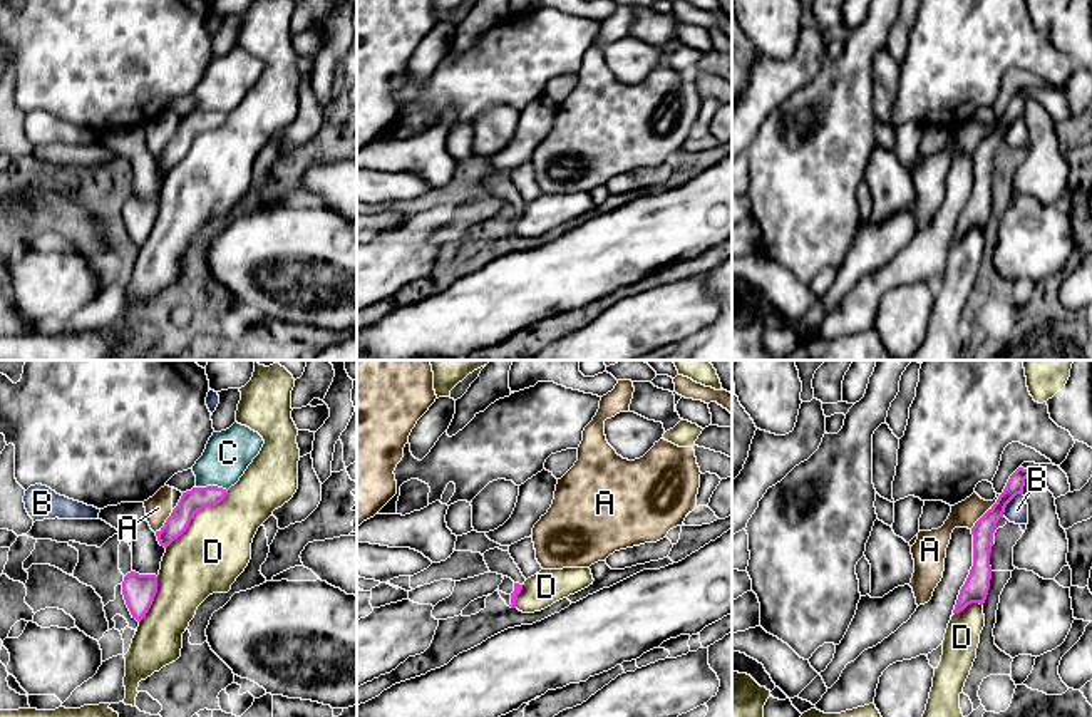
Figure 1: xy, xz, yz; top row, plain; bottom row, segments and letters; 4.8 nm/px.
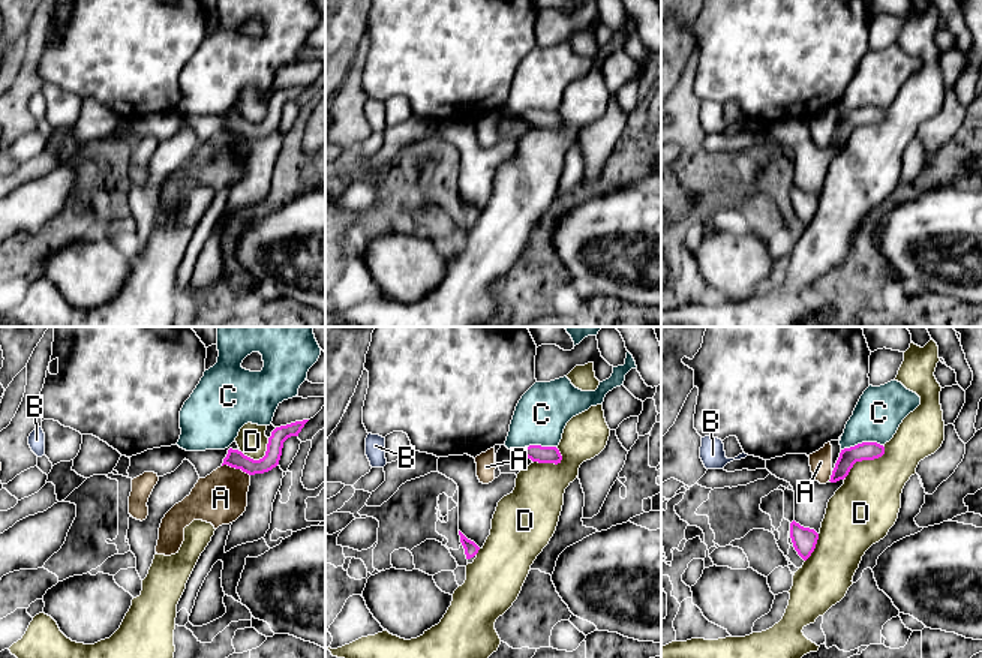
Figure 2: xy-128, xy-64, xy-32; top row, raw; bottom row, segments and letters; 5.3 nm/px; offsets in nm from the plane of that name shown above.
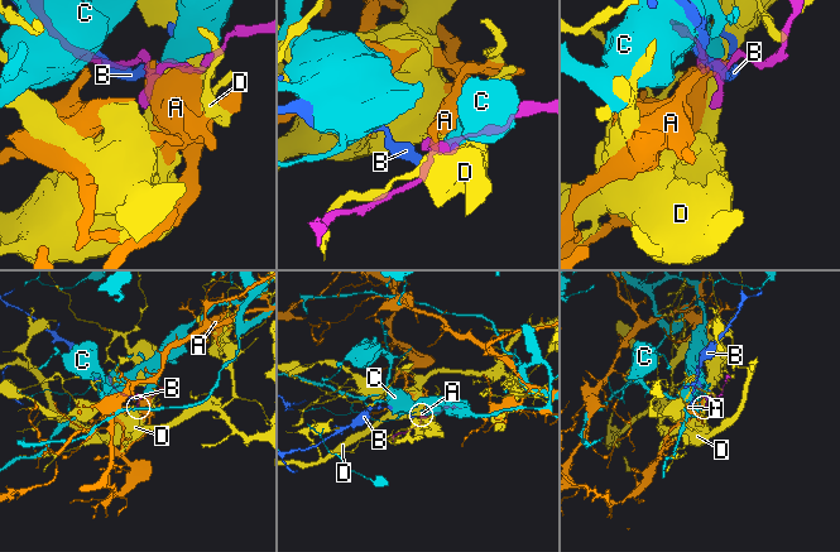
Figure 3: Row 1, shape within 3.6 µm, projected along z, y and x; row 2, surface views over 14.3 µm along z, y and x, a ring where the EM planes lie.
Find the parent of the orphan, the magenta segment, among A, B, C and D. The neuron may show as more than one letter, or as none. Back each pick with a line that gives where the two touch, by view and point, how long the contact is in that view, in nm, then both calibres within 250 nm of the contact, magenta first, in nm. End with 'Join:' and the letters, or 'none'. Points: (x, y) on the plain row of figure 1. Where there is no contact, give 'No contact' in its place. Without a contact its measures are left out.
Join: none

